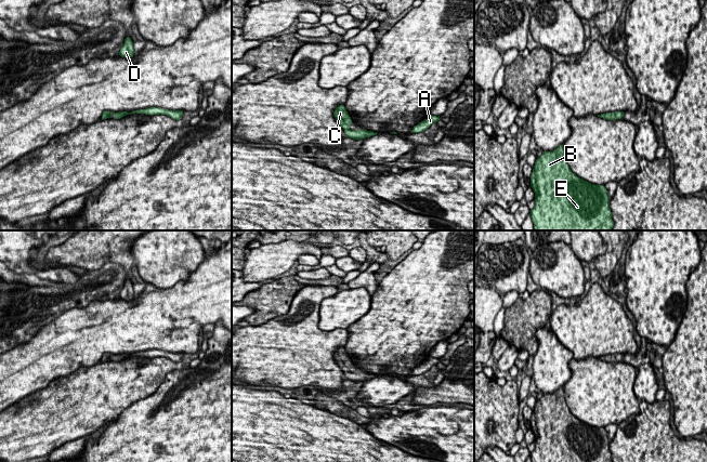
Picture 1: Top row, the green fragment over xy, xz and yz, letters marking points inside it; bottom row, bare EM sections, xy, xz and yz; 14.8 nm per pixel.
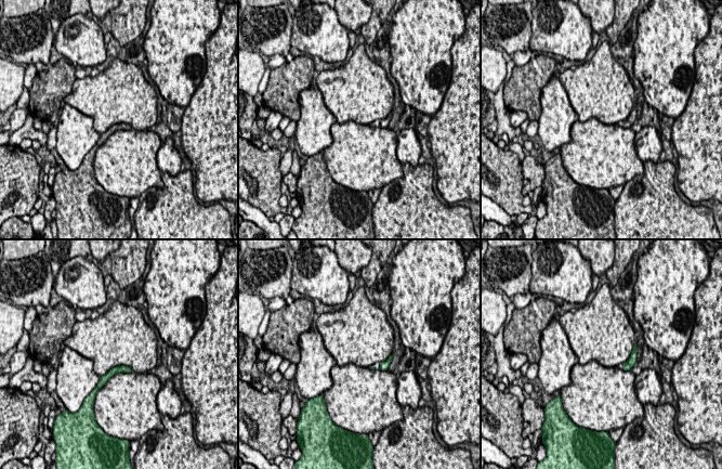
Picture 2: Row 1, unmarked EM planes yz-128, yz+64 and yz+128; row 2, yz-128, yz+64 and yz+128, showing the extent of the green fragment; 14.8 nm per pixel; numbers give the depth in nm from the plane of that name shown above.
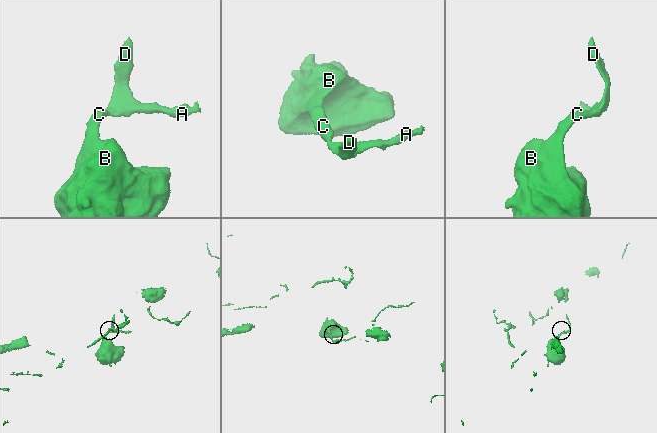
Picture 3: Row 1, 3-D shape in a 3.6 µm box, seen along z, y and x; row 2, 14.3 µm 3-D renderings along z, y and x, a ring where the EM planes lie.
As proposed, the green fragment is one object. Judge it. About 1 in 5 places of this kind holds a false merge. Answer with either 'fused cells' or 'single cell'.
single cell

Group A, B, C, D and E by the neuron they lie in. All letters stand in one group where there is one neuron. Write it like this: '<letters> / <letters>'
A B C D E

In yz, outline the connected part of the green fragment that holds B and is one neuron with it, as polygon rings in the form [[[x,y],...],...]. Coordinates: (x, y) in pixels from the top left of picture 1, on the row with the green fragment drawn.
[[[563,145],[552,151],[542,151],[536,159],[531,187],[535,193],[535,207],[529,213],[534,230],[612,230],[614,222],[605,186],[591,184],[573,173],[566,162]]]

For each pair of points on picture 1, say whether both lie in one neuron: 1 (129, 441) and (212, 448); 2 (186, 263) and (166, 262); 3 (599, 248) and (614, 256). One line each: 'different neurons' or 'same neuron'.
1: same neuron
2: same neuron
3: different neurons

